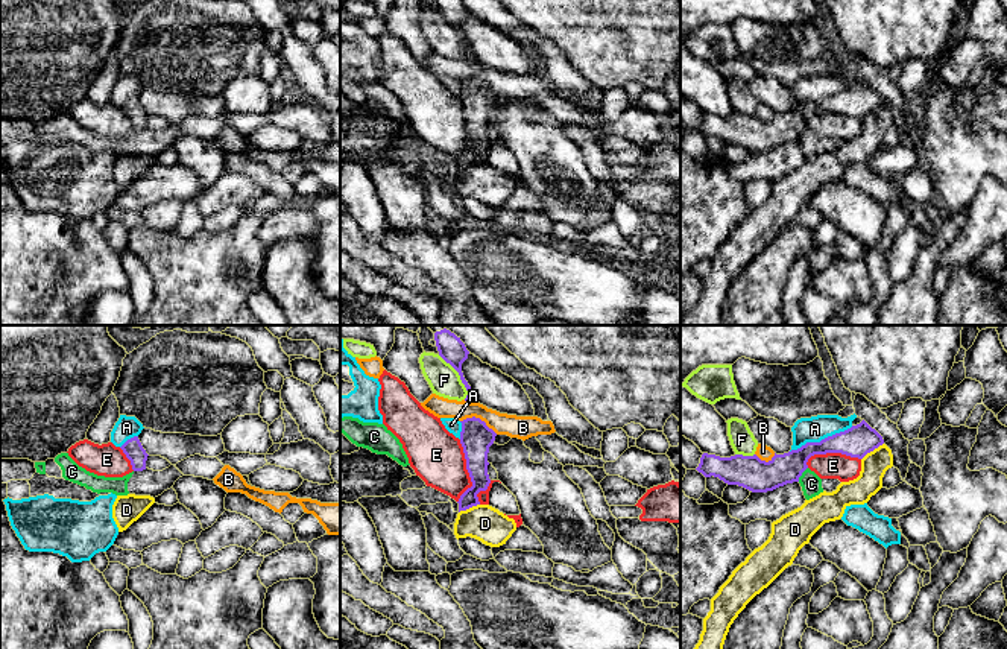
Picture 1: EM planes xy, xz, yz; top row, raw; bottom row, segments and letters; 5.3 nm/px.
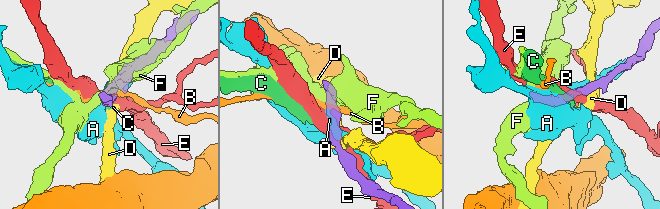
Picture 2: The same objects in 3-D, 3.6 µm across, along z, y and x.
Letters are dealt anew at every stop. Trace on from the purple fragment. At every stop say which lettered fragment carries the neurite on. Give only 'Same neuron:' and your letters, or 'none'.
Same neuron: none

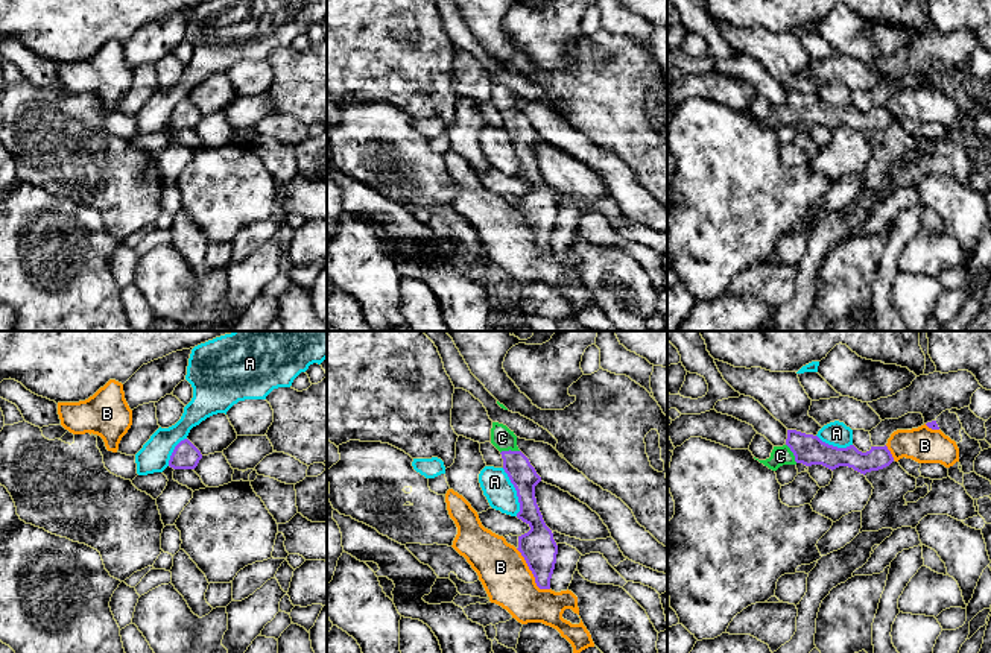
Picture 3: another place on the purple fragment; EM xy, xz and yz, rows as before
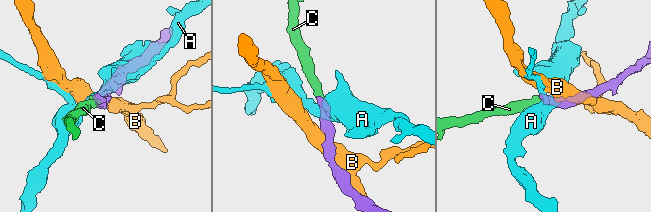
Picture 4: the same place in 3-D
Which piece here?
Same neuron: C

